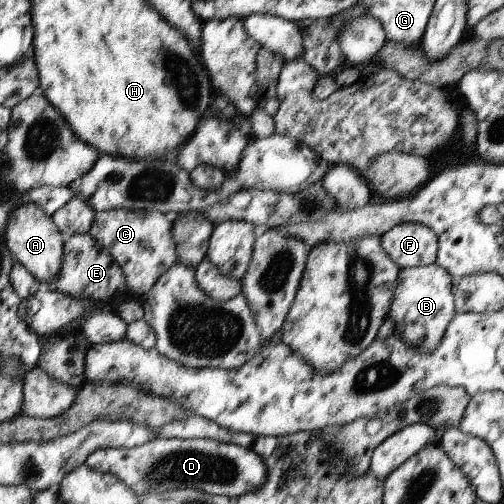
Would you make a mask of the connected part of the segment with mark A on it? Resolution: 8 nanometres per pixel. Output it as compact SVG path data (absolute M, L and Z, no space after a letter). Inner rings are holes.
M22 204L6 224L6 240L15 261L24 264L42 285L52 282L62 269L65 256L65 235L54 224L53 218L36 204Z

